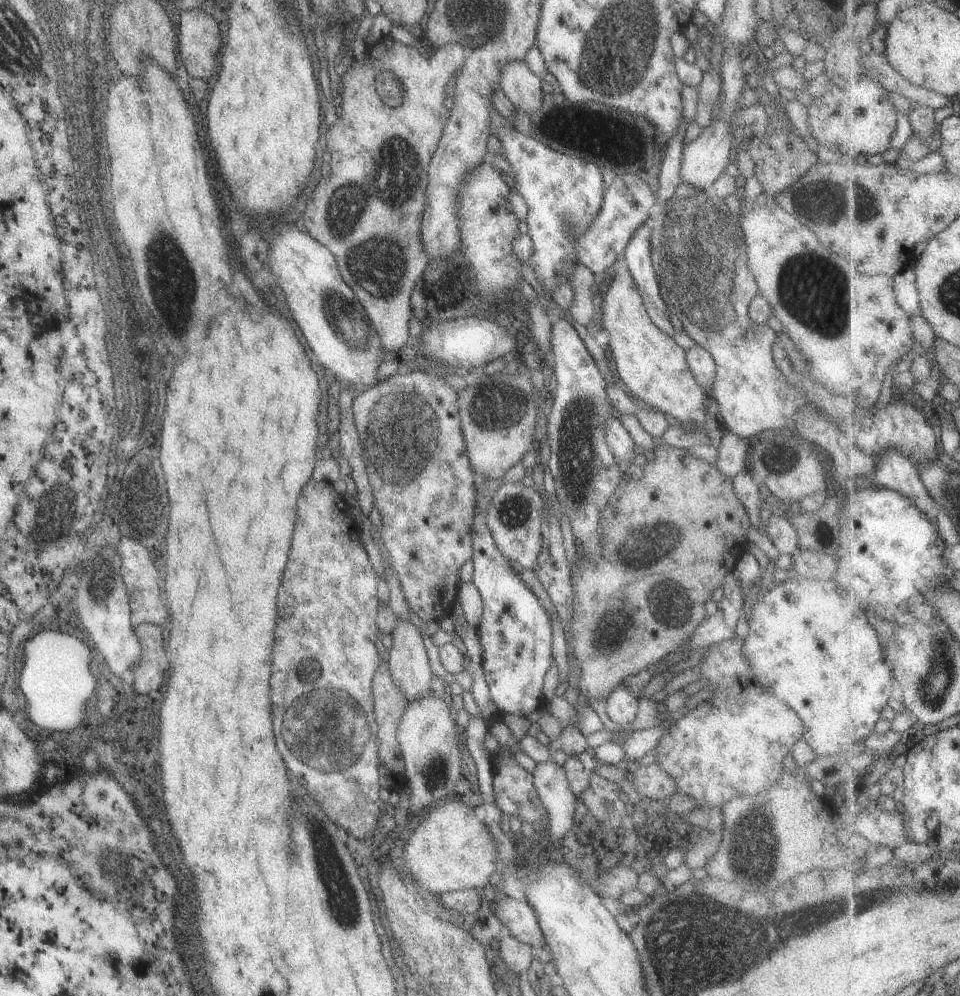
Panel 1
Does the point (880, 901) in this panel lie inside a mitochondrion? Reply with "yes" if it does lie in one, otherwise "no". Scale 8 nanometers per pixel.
yes

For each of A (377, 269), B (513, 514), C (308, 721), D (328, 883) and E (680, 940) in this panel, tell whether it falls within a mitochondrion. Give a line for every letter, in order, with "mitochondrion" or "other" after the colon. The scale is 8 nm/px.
A: mitochondrion
B: mitochondrion
C: mitochondrion
D: mitochondrion
E: mitochondrion

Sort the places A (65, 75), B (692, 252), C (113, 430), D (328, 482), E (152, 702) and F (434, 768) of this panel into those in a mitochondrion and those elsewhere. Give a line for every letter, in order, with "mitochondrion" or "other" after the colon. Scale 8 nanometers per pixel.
A: mitochondrion
B: mitochondrion
C: mitochondrion
D: other
E: other
F: mitochondrion

